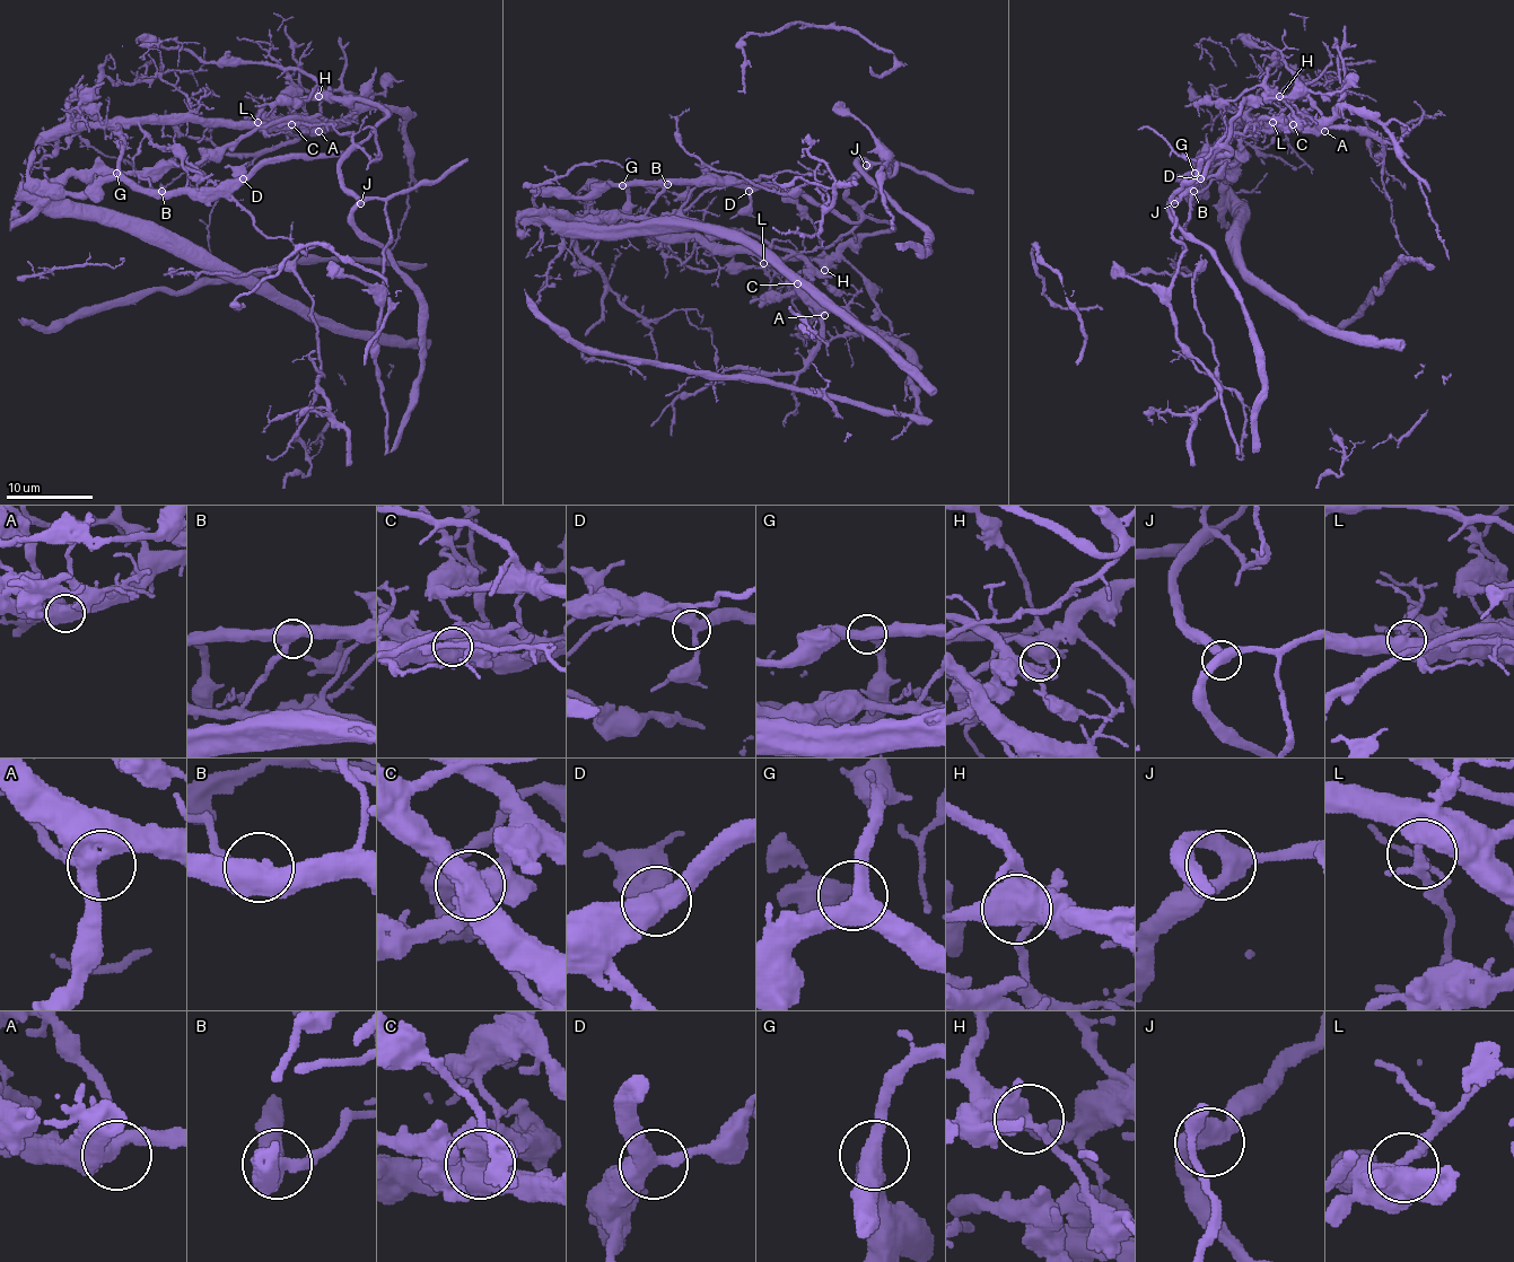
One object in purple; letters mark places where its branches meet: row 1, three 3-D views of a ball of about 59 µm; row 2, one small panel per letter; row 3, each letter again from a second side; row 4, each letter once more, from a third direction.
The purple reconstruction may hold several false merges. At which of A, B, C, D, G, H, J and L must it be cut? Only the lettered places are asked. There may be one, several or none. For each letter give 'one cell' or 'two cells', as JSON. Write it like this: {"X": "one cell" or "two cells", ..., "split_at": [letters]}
{"A": "one cell", "B": "two cells", "C": "two cells", "D": "one cell", "G": "one cell", "H": "one cell", "J": "one cell", "L": "one cell", "split_at": ["B", "C"]}

